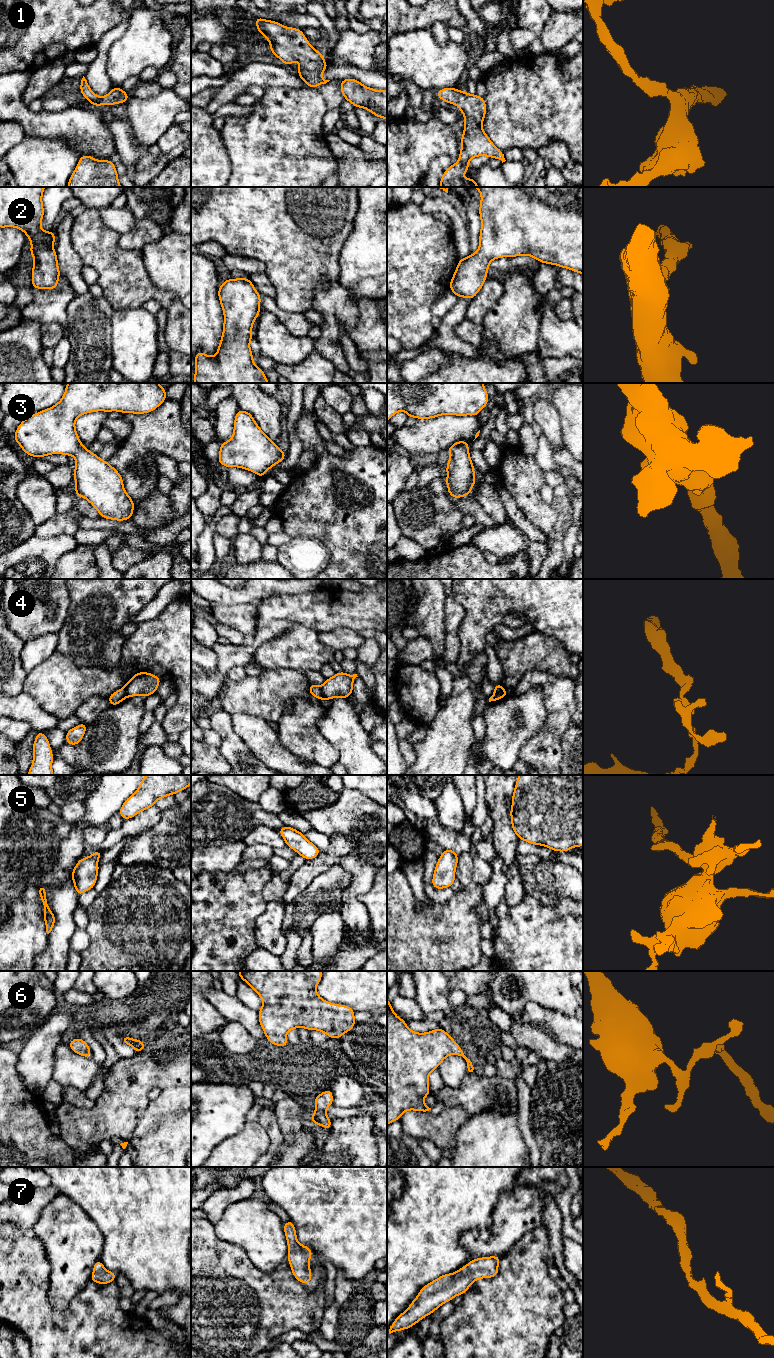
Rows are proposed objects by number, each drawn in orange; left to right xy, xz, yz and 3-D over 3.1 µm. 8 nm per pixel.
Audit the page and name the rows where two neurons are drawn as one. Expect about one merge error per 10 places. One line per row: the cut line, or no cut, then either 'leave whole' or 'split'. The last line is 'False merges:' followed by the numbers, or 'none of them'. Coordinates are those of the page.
1: no cut; leave whole
2: no cut; leave whole
3: no cut; leave whole
4: cut in xz along (320, 686), (323, 699); split
5: no cut; leave whole
6: no cut; leave whole
7: no cut; leave whole
False merges: 4

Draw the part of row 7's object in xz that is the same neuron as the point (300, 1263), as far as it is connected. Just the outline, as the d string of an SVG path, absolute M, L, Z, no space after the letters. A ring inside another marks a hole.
M292 1221L284 1223L283 1229L288 1243L289 1264L294 1277L303 1284L311 1282L310 1256L312 1250L308 1246L301 1245L296 1237L295 1225Z

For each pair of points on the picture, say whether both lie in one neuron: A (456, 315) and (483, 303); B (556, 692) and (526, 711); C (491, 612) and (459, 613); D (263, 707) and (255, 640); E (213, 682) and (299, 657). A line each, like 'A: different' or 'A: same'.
A: different
B: different
C: different
D: different
E: different

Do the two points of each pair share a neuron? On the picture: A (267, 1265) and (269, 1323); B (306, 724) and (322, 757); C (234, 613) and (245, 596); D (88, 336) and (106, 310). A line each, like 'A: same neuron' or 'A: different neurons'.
A: different neurons
B: same neuron
C: different neurons
D: same neuron

